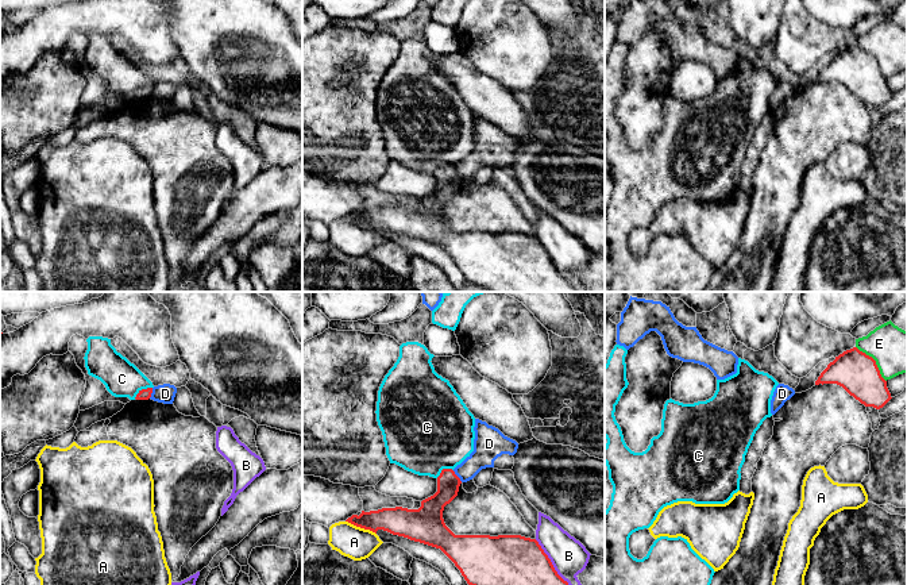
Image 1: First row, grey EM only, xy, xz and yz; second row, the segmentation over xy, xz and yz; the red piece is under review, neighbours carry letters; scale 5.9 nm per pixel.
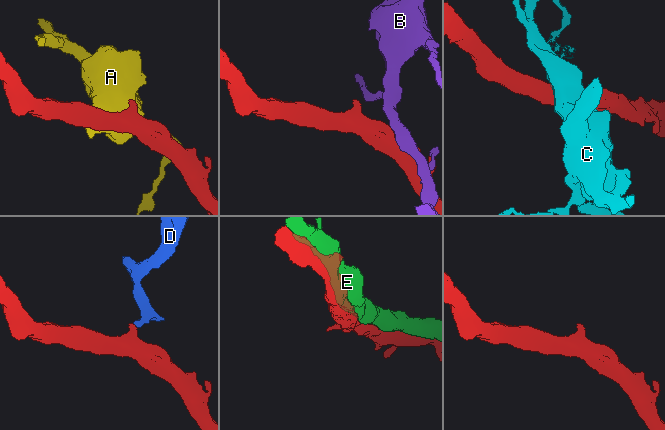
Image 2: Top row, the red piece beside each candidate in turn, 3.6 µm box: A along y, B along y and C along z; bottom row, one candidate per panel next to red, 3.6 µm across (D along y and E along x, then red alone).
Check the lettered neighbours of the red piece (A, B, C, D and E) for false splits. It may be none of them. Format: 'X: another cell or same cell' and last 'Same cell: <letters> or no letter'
A: another cell
B: another cell
C: another cell
D: another cell
E: another cell
Same cell: no letter

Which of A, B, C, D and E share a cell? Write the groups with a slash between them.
A / B / C / D / E

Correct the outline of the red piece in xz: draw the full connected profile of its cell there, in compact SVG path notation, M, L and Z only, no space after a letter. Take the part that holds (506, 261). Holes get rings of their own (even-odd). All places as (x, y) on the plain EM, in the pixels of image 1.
M443 166L437 174L437 189L422 197L418 207L402 204L382 205L352 212L346 219L370 227L404 234L440 246L460 268L468 282L489 292L576 292L555 268L551 257L536 236L521 232L455 232L444 220L443 208L459 189L462 178L452 166Z

